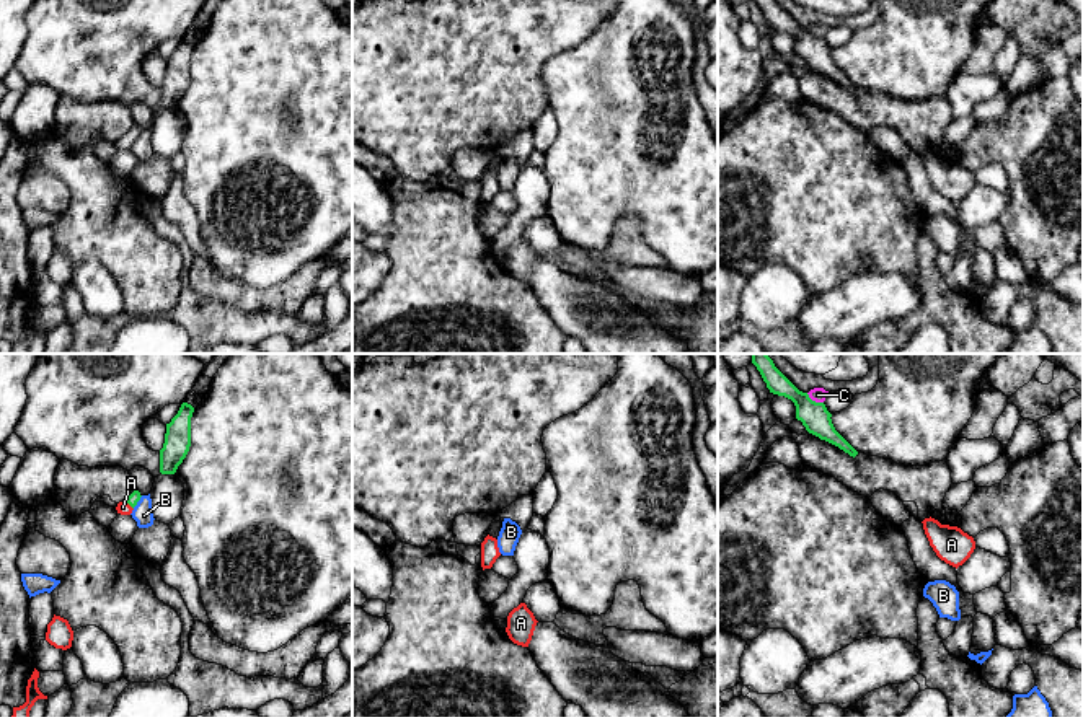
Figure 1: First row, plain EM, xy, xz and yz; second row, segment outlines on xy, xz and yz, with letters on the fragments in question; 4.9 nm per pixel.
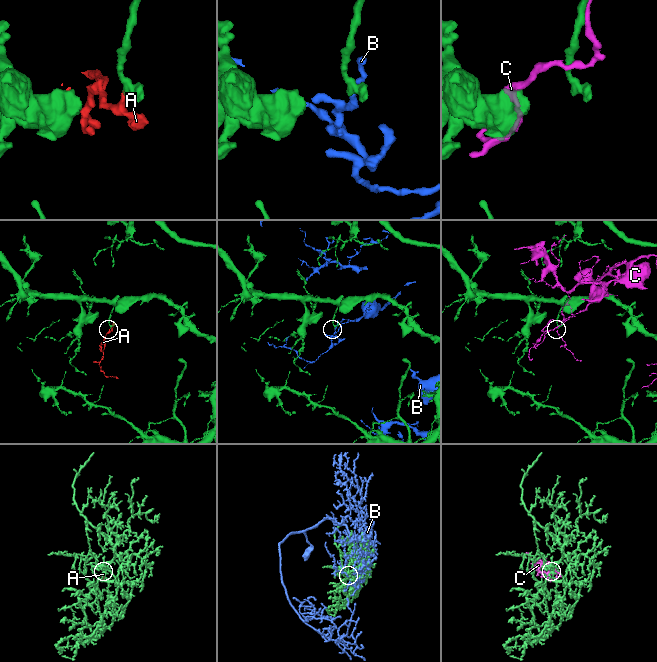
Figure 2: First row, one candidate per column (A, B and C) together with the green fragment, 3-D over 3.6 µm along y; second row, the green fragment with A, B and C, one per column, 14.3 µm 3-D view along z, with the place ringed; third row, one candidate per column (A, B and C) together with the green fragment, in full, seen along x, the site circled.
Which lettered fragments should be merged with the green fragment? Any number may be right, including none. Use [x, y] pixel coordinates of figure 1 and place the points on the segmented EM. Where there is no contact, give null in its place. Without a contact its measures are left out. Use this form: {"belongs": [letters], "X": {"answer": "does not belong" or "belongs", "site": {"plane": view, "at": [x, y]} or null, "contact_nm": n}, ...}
{"belongs": ["A"], "A": {"answer": "belongs", "site": {"plane": "xy", "at": [129, 504]}, "contact_nm": 60}, "B": {"answer": "does not belong", "site": {"plane": "xy", "at": [137, 501]}, "contact_nm": 80}, "C": {"answer": "does not belong", "site": {"plane": "yz", "at": [814, 401]}, "contact_nm": 100}}

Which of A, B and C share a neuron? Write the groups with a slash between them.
A / B / C

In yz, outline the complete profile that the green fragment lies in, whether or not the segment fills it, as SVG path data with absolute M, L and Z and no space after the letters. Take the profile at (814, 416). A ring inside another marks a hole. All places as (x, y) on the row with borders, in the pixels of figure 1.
M752 354L752 363L760 372L770 393L791 399L796 406L796 419L802 422L806 430L820 440L825 440L850 456L858 451L835 430L832 414L824 402L816 402L807 393L799 391L773 363L767 354Z

